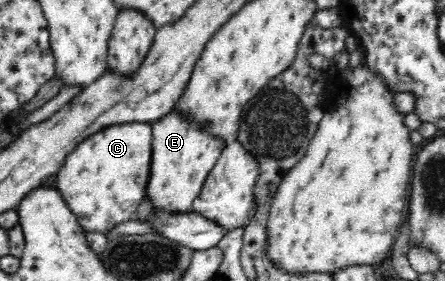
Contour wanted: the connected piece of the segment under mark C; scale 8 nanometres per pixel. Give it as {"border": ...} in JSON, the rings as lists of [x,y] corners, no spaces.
{"border":[[[128,121],[114,123],[84,137],[70,154],[66,155],[62,168],[57,173],[59,194],[76,215],[85,231],[106,234],[118,224],[134,218],[138,205],[147,196],[150,170],[152,170],[152,122]]]}

